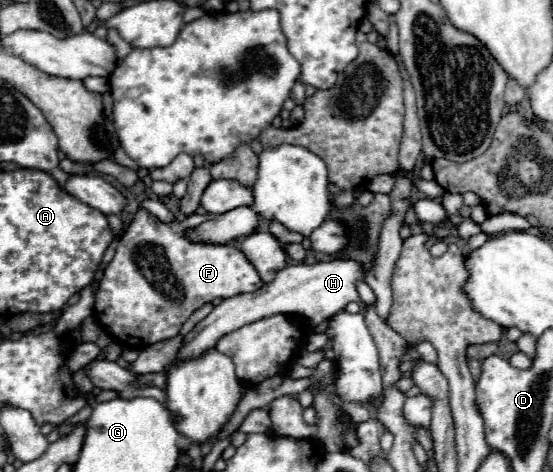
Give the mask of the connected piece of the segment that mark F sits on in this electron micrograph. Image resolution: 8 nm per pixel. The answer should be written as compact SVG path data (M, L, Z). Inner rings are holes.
M140 208L122 234L112 262L100 280L94 304L96 320L118 342L136 350L172 338L174 330L206 302L254 292L262 286L256 268L234 244L190 242L184 232L172 230L148 210Z

